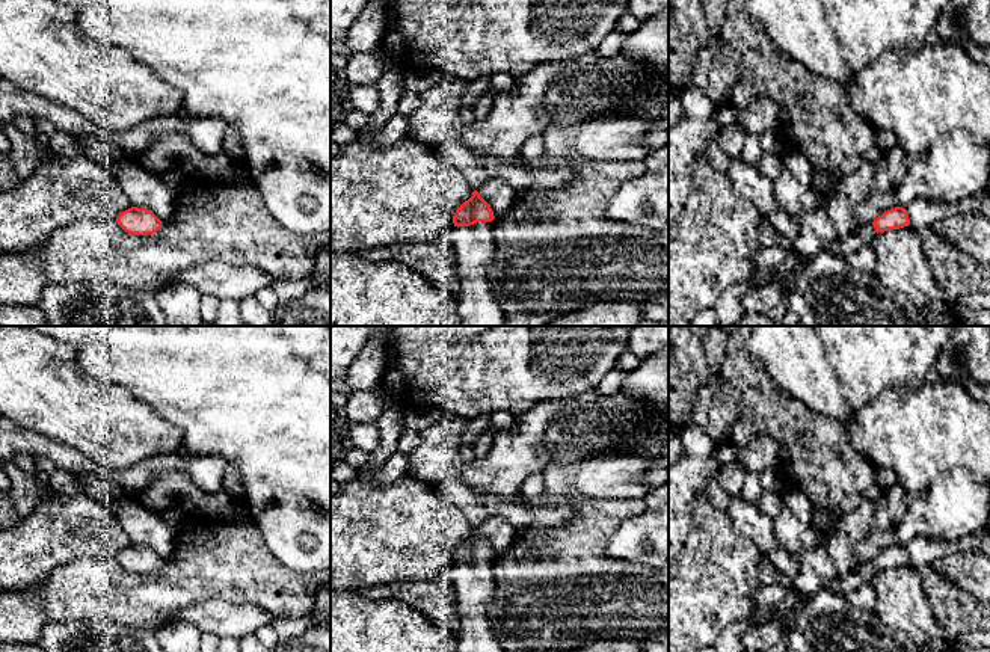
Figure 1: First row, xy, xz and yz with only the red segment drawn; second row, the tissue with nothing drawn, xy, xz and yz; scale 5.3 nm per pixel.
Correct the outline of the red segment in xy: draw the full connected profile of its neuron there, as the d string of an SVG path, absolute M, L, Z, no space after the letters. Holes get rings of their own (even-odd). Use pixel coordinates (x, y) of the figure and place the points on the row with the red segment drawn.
M137 207L122 211L116 222L125 232L133 235L154 234L163 223L152 211Z

